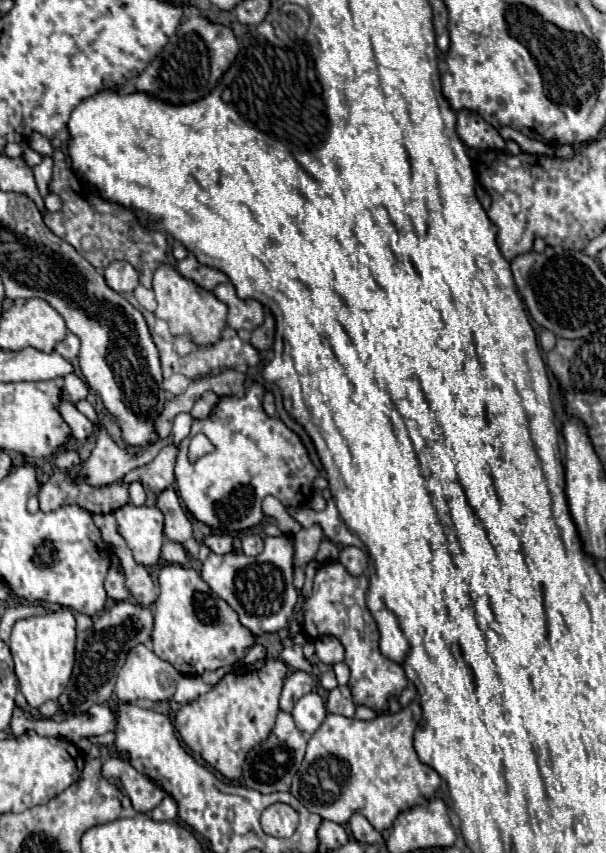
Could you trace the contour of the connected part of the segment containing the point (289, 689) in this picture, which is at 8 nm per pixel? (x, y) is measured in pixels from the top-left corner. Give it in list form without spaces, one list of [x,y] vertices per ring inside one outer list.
[[[294,671],[286,677],[284,681],[284,689],[282,689],[282,697],[280,697],[280,709],[284,711],[292,711],[292,705],[304,695],[310,693],[314,687],[314,679],[310,673],[306,671]]]

